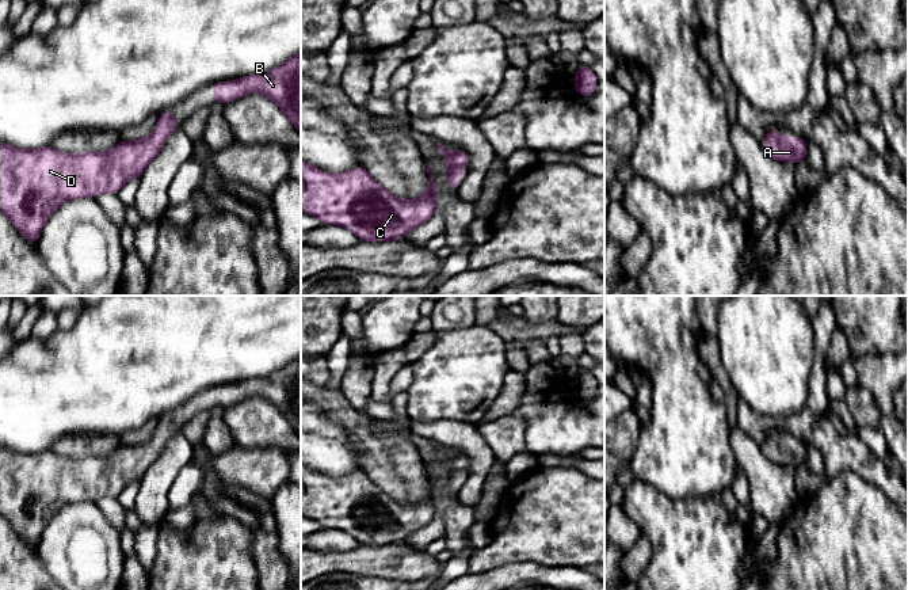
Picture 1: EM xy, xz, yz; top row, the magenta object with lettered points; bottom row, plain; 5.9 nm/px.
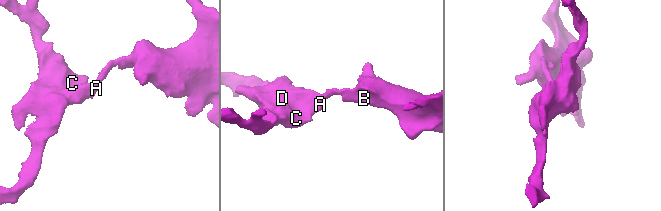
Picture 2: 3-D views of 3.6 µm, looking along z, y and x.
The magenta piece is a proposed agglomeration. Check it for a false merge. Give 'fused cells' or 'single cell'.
single cell

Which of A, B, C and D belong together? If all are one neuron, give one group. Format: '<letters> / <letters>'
A B C D

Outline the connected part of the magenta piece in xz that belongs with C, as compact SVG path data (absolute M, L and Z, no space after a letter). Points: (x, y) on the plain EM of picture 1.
M301 465L301 483L305 488L301 494L301 515L317 521L324 529L344 530L362 545L398 544L434 519L435 486L427 467L424 472L430 483L427 494L420 502L404 505L384 492L362 469L344 477L328 477Z

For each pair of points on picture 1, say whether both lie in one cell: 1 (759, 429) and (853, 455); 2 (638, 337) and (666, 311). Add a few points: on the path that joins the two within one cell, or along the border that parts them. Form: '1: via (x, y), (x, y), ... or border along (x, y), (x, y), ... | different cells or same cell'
1: via (782, 425), (804, 425), (819, 431), (830, 442) | same cell
2: via (645, 330), (659, 316) | same cell

